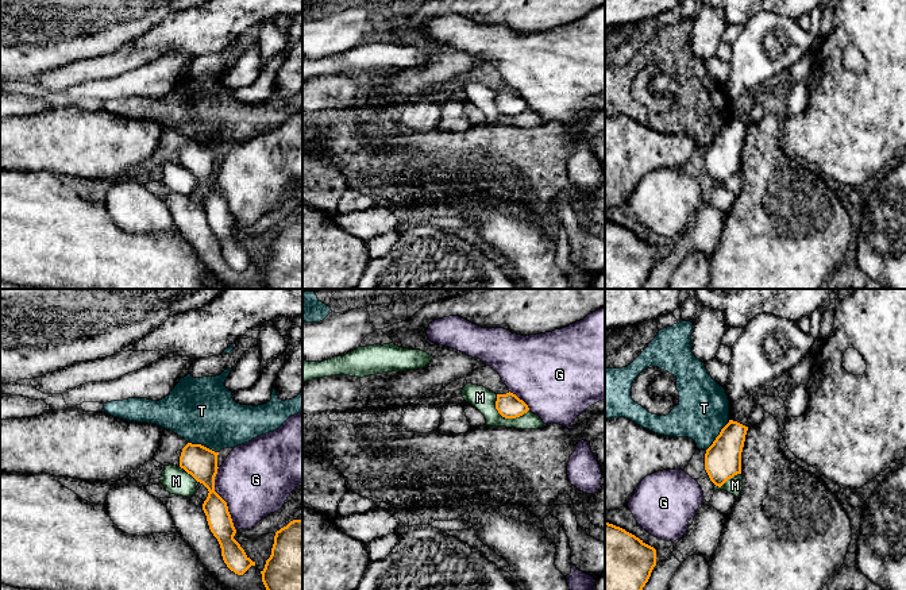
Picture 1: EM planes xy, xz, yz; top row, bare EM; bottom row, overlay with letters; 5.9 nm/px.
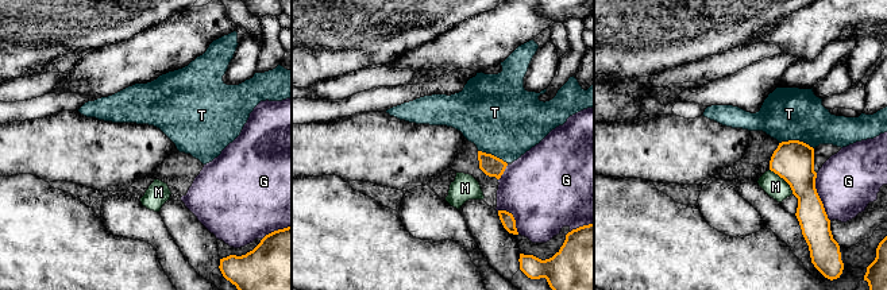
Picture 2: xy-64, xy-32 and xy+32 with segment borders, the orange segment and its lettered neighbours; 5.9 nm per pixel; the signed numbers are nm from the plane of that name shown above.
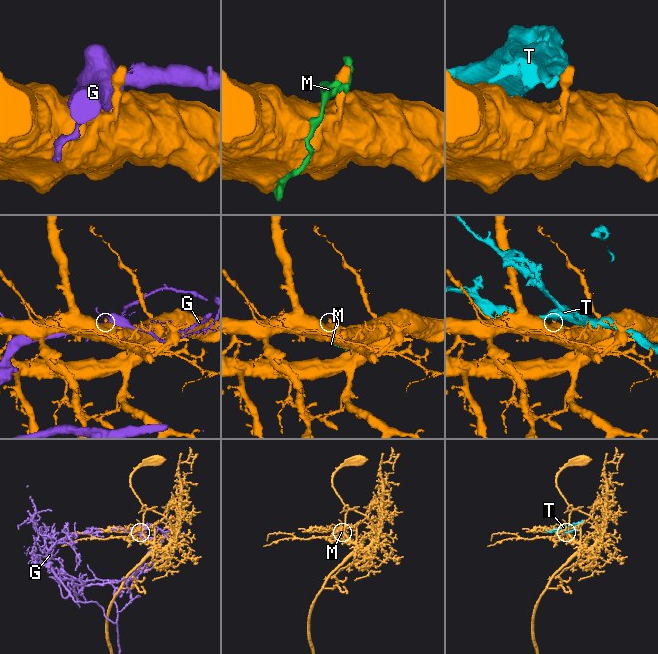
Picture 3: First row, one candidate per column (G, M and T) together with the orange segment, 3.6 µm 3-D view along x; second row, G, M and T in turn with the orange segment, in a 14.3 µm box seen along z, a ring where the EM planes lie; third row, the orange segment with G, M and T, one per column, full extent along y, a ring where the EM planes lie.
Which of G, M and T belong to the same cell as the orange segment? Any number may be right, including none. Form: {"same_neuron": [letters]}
{"same_neuron": []}

